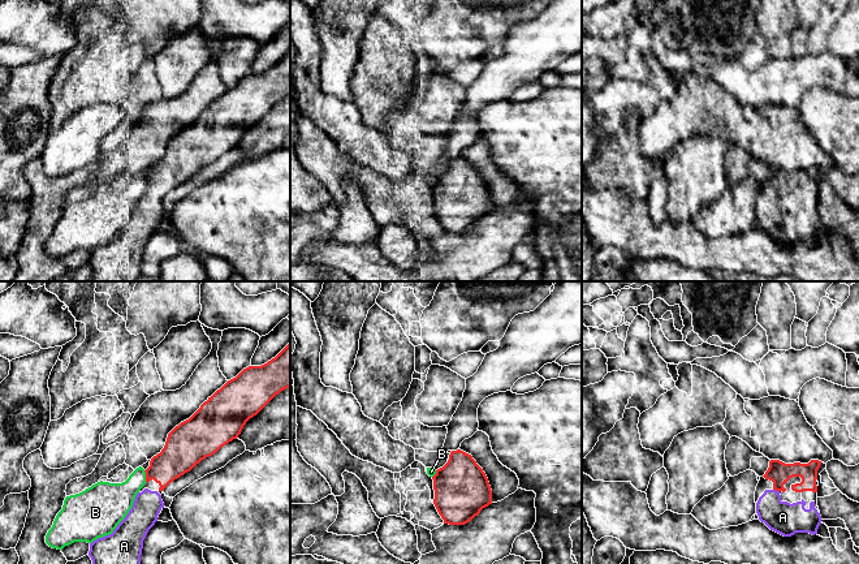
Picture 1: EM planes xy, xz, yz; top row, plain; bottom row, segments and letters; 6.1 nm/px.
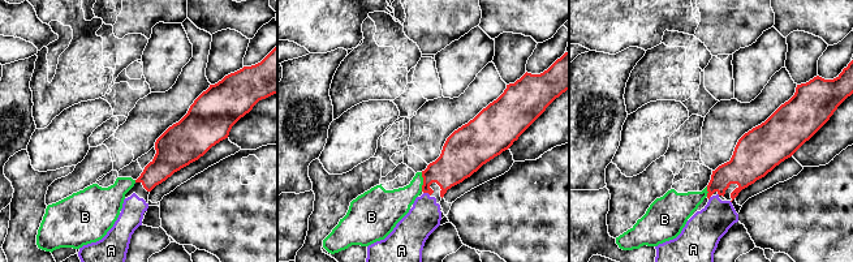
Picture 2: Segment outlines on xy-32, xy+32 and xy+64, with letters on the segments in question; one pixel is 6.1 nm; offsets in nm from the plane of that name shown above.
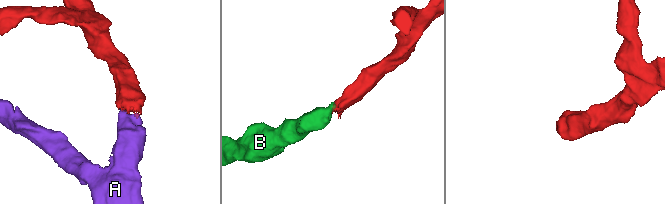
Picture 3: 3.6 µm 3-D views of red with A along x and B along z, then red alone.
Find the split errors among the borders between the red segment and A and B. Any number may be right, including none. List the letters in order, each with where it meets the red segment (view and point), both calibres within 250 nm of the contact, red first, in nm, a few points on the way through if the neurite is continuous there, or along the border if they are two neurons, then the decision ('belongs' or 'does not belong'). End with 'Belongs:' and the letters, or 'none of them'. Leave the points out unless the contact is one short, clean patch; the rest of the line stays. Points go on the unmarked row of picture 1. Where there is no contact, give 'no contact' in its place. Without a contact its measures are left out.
A: meets red in yz at (776, 198); 140 nm thick on the red side, 200 nm on the other; runs through yz (778, 180), (776, 198), (776, 219), (782, 225); belongs
B: meets red in xy at (146, 184); 220 nm thick on the red side, 220 nm on the other; does not belong
Belongs: A

